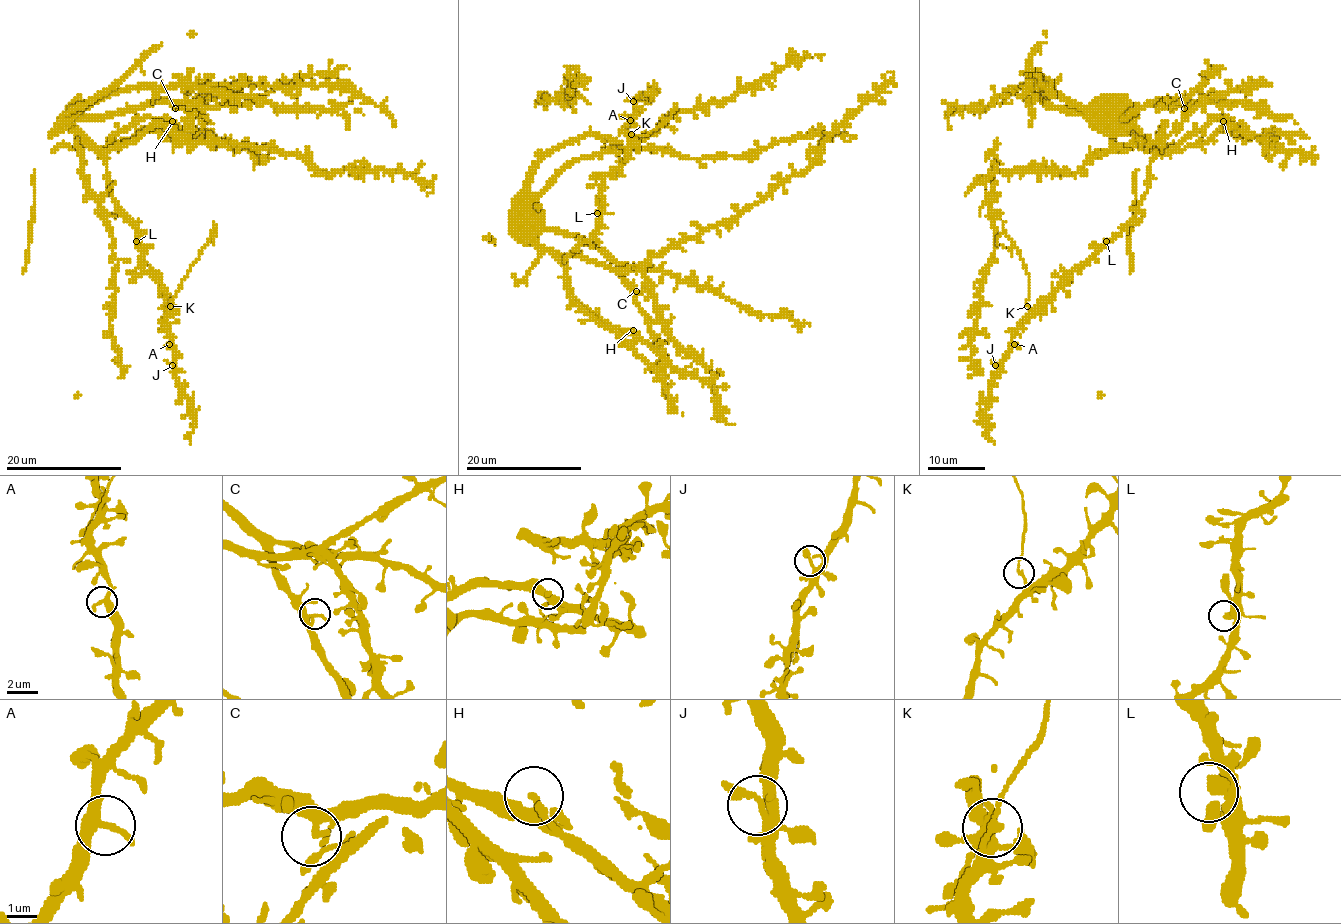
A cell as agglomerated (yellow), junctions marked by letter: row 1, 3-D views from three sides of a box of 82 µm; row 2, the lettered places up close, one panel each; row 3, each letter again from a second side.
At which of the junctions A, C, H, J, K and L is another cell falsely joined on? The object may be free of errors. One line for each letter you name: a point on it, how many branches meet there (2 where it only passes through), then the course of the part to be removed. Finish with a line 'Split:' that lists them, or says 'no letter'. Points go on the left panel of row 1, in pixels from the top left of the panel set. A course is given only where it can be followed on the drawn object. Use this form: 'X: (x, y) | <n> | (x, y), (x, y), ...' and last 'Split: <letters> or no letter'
K: (170, 306) | 2 | (171, 306), (182, 279), (213, 232), (216, 235), (213, 244)
Split: K

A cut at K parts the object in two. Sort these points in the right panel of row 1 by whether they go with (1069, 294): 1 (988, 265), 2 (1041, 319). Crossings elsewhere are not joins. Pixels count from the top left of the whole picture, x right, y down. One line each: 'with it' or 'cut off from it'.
1: with it
2: with it

